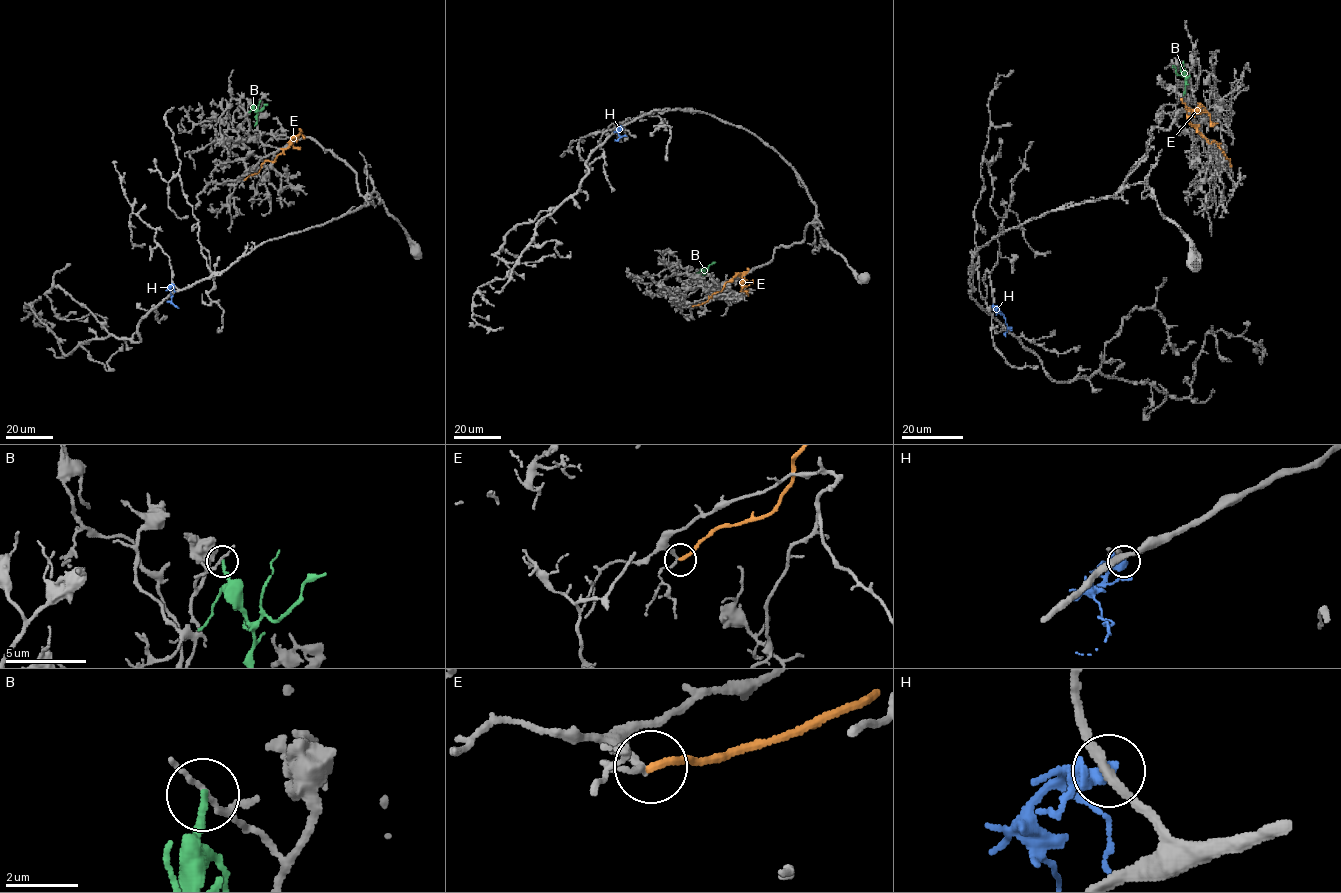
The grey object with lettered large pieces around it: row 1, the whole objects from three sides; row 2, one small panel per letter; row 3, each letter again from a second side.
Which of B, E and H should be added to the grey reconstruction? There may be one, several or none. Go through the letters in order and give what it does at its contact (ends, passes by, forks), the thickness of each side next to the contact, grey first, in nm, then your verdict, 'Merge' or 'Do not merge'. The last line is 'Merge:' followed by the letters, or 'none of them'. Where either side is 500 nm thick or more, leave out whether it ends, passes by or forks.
B: It ends there. Thickness 130 nm (grey) against 220 nm. Do not merge
E: It ends there. Thickness 170 nm (grey) against 200 nm. Do not merge
H: It forks there. Thickness 260 nm (grey) against 300 nm. Do not merge
Merge: none of them

